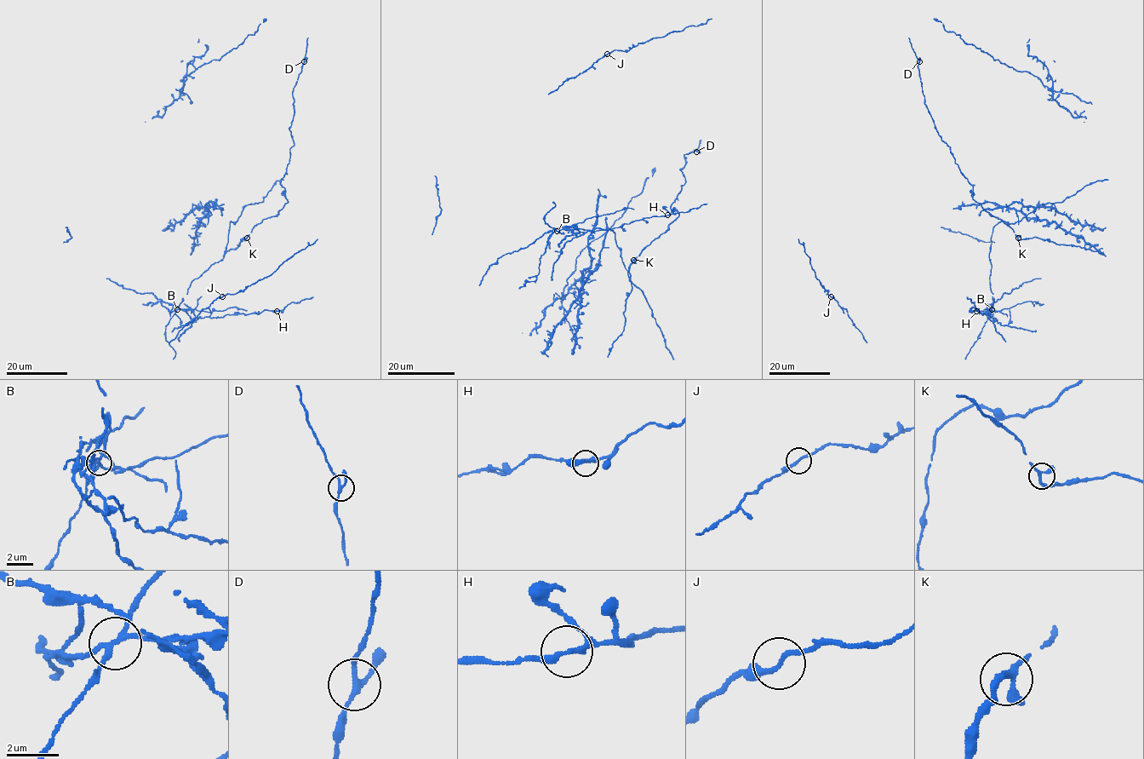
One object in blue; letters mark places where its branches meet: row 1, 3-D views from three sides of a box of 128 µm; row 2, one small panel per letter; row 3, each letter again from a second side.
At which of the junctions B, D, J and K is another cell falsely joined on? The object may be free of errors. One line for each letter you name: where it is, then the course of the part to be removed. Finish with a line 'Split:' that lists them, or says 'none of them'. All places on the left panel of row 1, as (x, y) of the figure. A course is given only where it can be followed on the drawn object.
B: (177, 309) | (176, 310), (183, 310), (192, 320), (199, 318), (261, 313), (265, 310), (279, 311), (291, 302), (313, 296)
Split: B

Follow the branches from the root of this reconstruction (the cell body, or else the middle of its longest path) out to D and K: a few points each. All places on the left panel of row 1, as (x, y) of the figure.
D: (255, 225), (275, 216), (288, 203), (280, 181), (294, 145), (289, 130), (294, 117), (292, 91), (304, 61)
K: (255, 225), (247, 238)

